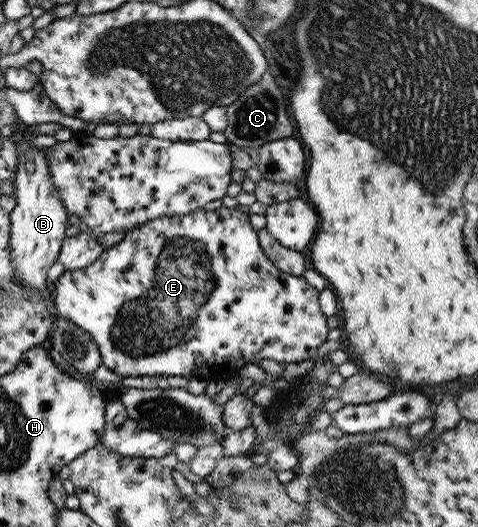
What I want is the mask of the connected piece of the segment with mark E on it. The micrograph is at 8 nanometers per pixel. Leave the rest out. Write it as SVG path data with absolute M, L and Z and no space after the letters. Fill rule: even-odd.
M220 206L215 211L197 209L186 215L174 215L174 217L158 217L152 221L146 221L144 225L132 227L124 237L112 247L104 248L102 255L96 261L92 261L84 269L74 269L60 274L56 283L51 285L52 301L51 310L54 316L67 319L90 334L100 353L100 362L106 369L120 377L148 376L178 376L189 379L191 377L203 378L206 381L226 381L234 376L242 367L248 364L256 364L261 359L278 362L281 365L297 363L310 358L315 358L316 349L326 340L325 316L319 308L317 298L319 291L311 287L302 277L292 276L279 271L264 256L258 244L258 235L254 232L248 214L237 211L234 208Z

